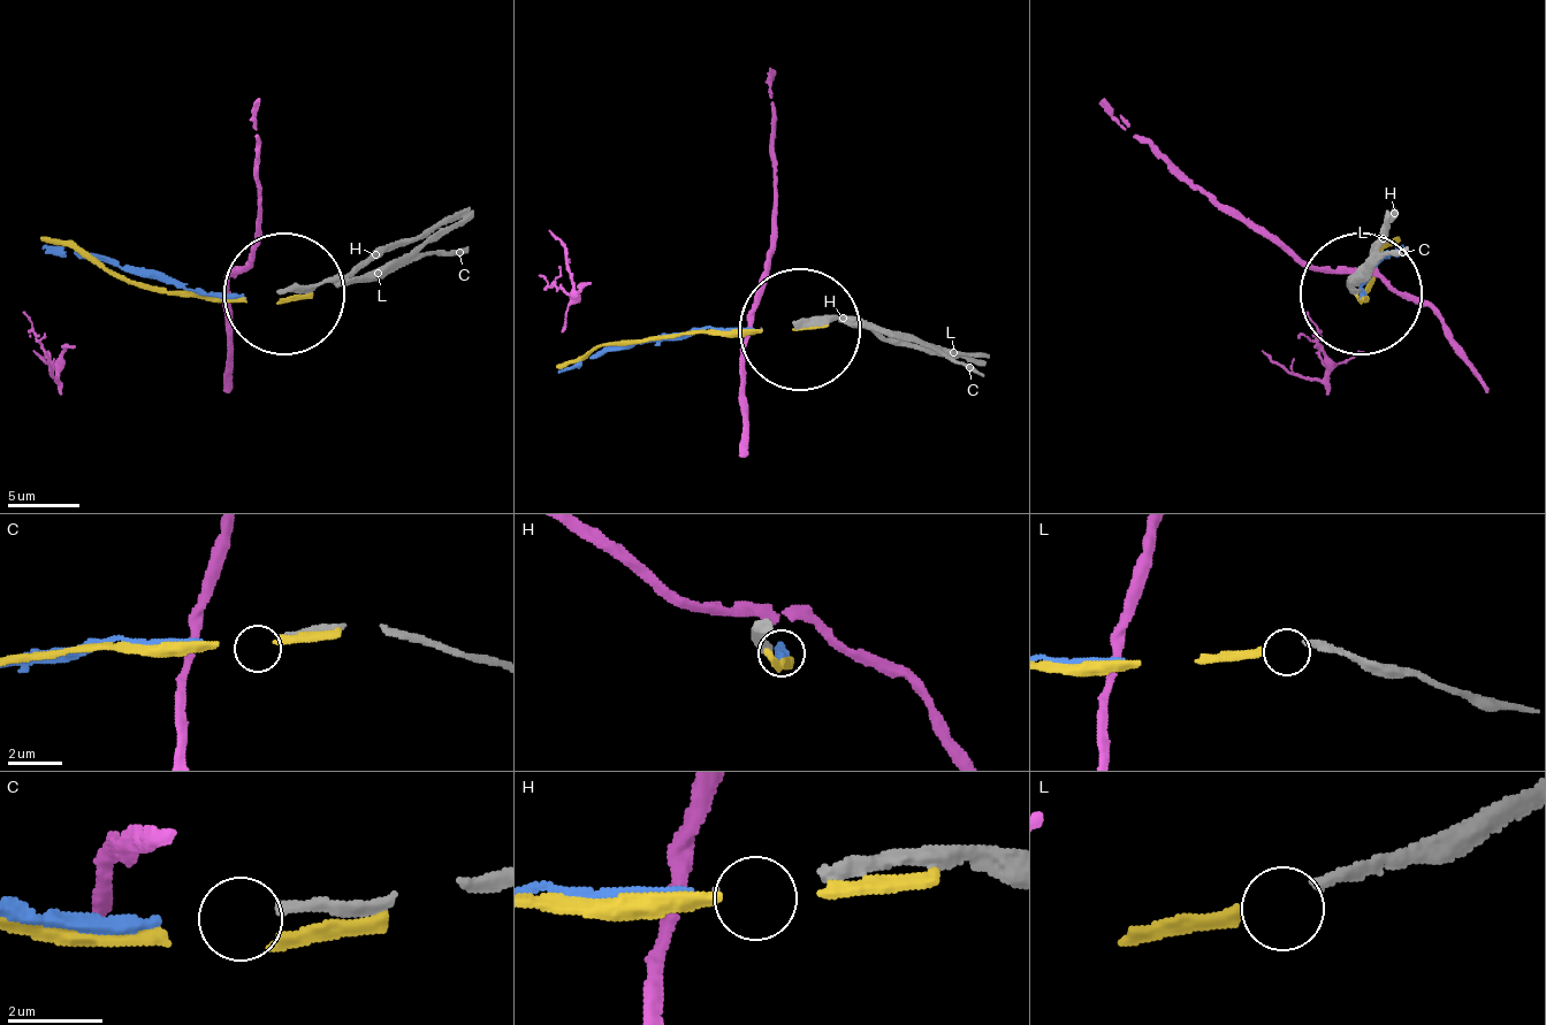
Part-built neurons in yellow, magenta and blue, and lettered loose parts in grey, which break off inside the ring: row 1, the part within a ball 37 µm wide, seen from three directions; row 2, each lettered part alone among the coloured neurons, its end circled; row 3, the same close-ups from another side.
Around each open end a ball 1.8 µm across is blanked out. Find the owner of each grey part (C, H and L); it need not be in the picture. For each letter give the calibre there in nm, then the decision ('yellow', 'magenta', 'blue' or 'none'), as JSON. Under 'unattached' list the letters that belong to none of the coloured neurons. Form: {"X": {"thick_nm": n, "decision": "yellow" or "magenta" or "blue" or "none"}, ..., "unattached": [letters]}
{"C": {"thick_nm": 240, "decision": "none"}, "H": {"thick_nm": 40, "decision": "blue"}, "L": {"thick_nm": 280, "decision": "yellow"}, "unattached": ["C"]}

